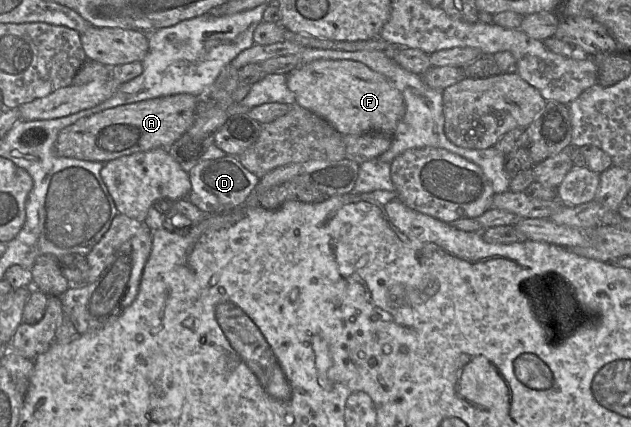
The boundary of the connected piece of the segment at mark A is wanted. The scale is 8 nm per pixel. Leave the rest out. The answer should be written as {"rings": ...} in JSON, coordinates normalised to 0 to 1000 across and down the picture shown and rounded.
{"rings":[[[277,220],[185,248],[128,276],[90,321],[92,365],[168,382],[216,356],[268,349],[306,290],[319,225]]]}

